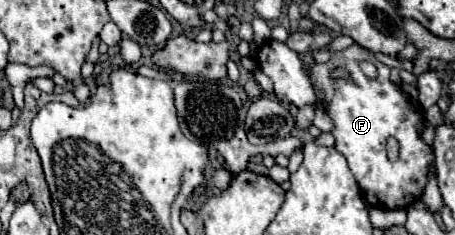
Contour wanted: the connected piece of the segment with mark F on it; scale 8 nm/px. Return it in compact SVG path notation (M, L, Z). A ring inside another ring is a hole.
M351 45L345 51L333 53L327 63L313 65L311 73L315 77L315 85L329 101L327 113L335 123L335 149L341 151L347 159L349 169L355 175L365 201L383 211L401 209L413 203L427 183L429 161L433 159L431 147L427 147L419 137L419 129L423 127L421 107L411 101L405 101L401 89L389 79L389 67L377 61L373 55L369 55L369 51L359 45ZM363 61L369 61L377 67L377 79L369 79L363 75L359 67L359 63ZM337 65L347 67L351 75L349 81L333 81L329 77L329 71ZM387 137L395 137L399 141L399 159L395 163L391 163L385 155Z

